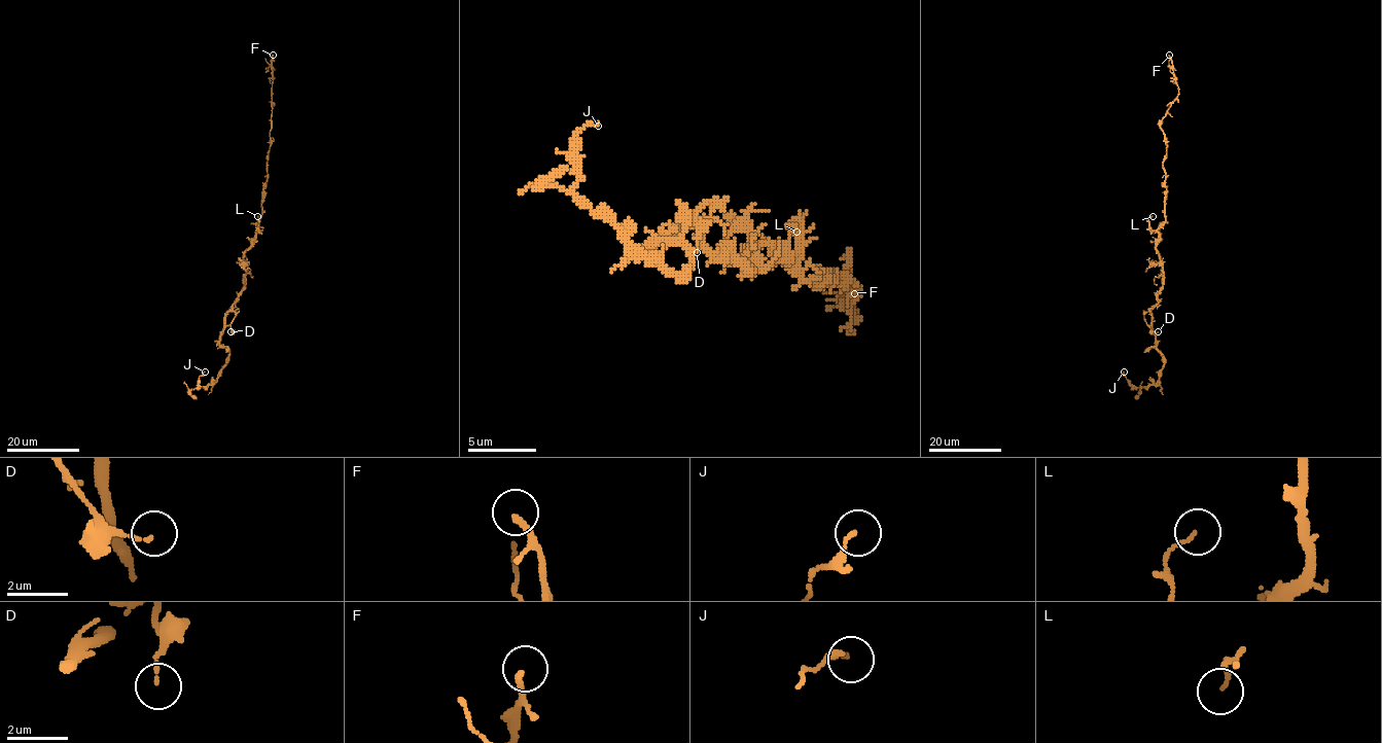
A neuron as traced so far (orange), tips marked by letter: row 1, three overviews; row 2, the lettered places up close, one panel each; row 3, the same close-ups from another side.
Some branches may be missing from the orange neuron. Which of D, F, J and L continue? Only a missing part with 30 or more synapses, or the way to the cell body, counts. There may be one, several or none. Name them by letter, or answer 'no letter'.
F

